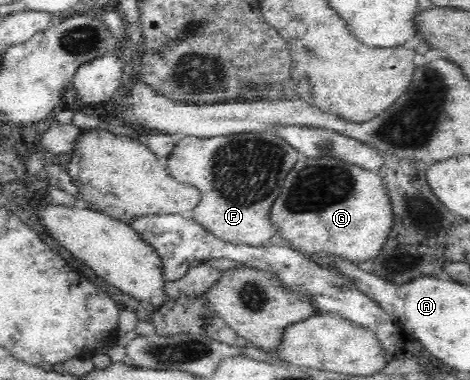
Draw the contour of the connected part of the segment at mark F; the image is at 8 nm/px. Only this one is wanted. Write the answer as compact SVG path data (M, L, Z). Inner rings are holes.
M270 132L238 133L228 137L187 136L176 143L164 164L175 181L195 187L202 194L199 205L189 214L191 219L196 220L221 240L253 246L268 243L268 239L279 232L279 226L271 218L273 203L284 187L285 177L302 158L300 150Z

